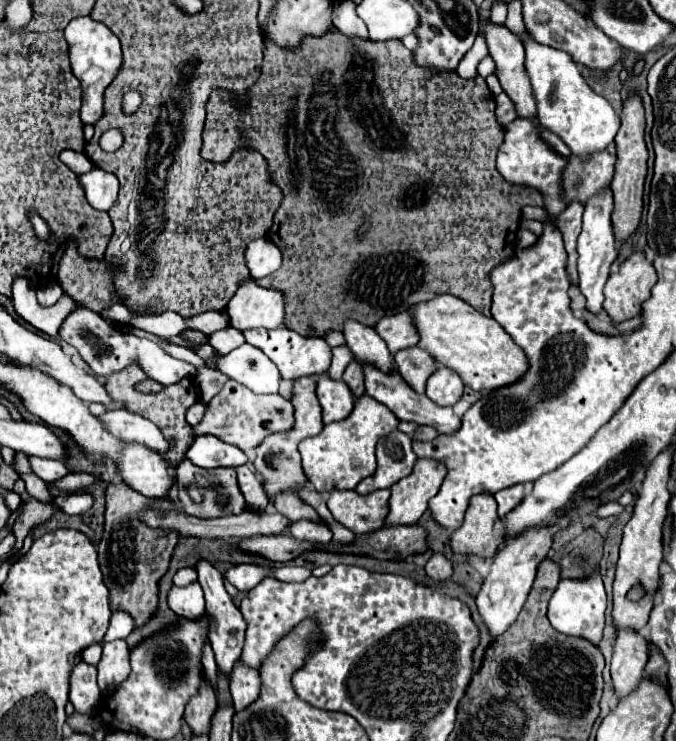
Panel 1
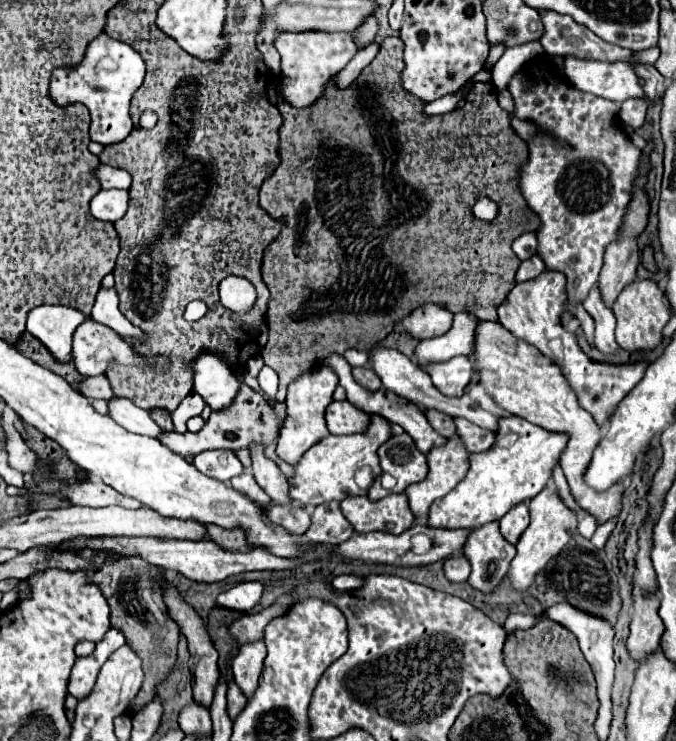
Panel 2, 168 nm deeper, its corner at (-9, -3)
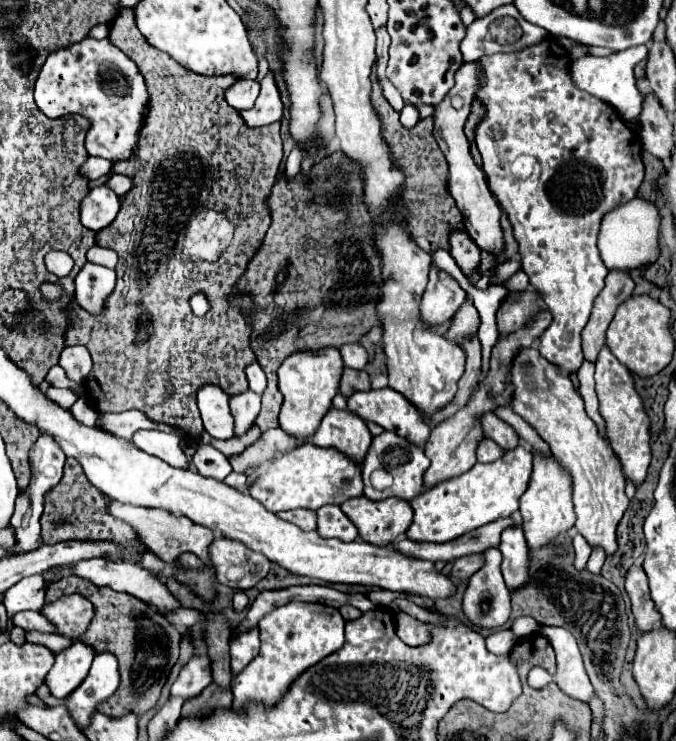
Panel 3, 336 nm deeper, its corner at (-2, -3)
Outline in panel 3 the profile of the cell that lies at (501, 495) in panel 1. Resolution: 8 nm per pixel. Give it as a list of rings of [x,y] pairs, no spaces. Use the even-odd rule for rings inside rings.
[[[511,525],[511,527],[503,529],[499,549],[503,553],[501,571],[505,577],[505,583],[509,585],[509,589],[517,589],[529,577],[529,573],[527,573],[529,549],[527,549],[527,541],[523,537],[521,525]]]

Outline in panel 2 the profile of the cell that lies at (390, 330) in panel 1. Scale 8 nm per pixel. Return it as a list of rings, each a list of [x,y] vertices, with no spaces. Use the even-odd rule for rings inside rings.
[[[424,305],[414,309],[402,323],[416,339],[430,339],[444,335],[452,327],[452,313],[444,305]]]

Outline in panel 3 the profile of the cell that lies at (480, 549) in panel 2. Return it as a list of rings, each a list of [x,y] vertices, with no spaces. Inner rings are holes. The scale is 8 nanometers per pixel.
[[[489,547],[483,551],[483,565],[473,577],[469,577],[465,595],[463,595],[463,611],[473,627],[499,627],[505,625],[511,613],[509,589],[501,575],[501,551],[497,547]]]

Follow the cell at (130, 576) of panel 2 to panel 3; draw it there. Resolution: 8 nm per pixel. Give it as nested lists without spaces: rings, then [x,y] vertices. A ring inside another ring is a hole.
[[[75,575],[49,583],[45,589],[45,603],[51,603],[61,595],[69,593],[79,593],[95,605],[95,617],[87,629],[87,635],[83,635],[81,641],[93,645],[99,653],[113,651],[119,657],[121,667],[119,693],[115,693],[111,701],[105,701],[105,705],[99,705],[99,713],[109,717],[123,717],[127,713],[141,715],[147,709],[151,709],[157,703],[159,693],[167,681],[167,675],[179,657],[181,633],[177,631],[177,627],[171,625],[161,613],[157,613],[141,599],[131,597],[129,593],[117,593],[107,587],[97,587],[95,583],[83,581]]]

